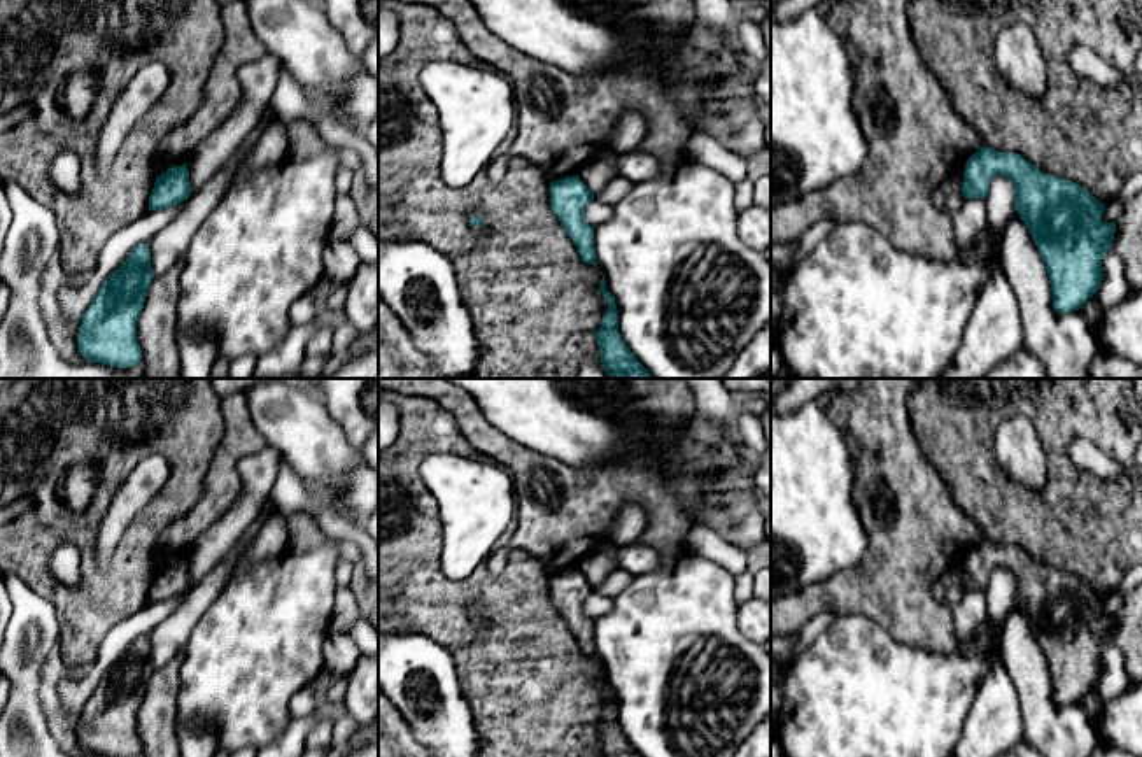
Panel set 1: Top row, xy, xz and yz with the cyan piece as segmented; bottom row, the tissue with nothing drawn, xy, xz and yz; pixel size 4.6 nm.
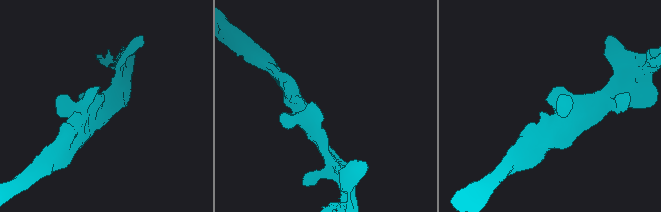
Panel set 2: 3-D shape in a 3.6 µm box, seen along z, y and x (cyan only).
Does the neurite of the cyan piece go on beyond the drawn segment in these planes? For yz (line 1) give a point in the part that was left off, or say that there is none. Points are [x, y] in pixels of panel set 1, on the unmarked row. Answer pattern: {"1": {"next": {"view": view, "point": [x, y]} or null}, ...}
{"1": {"next": null}}

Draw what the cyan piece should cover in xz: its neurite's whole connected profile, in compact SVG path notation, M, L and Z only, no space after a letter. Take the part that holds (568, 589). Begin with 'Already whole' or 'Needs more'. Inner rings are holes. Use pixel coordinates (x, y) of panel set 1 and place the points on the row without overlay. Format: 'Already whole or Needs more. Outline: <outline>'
Already whole. Outline: M578 568L550 575L550 598L576 638L582 654L596 655L594 619L585 613L585 599L594 594L594 585Z

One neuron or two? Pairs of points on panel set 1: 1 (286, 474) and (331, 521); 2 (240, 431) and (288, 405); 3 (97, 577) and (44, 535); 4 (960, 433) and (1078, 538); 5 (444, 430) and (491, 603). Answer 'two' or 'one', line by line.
1: one
2: two
3: one
4: one
5: one

